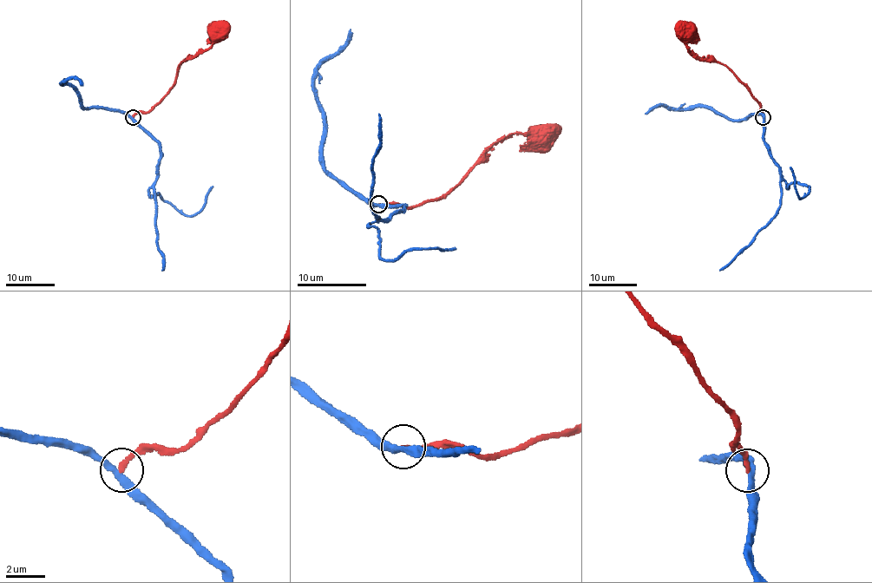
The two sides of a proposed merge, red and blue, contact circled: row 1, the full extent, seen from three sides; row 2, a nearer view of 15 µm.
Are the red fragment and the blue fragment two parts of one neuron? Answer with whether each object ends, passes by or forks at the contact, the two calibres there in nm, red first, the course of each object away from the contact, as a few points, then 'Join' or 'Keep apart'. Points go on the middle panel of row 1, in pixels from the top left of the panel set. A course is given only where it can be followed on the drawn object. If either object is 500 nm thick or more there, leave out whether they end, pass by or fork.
At the ring red ends. At the ring blue passes by. Thickness 240 nm (red) against 320 nm. Course of red: (378, 204), (402, 204), (408, 207), (434, 201), (453, 188), (490, 147), (513, 134), (530, 131), (539, 137). Course of blue: (378, 206), (403, 206), (387, 220), (372, 212), (369, 201), (371, 160), (379, 141), (380, 114). Keep apart

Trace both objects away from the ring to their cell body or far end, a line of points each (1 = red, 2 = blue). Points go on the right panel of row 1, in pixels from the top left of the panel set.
1: (763, 117), (760, 107), (750, 91), (723, 64), (702, 59), (688, 50), (684, 28), (686, 32)
2: (763, 117), (763, 138), (770, 158), (779, 167), (781, 206), (775, 218), (756, 235), (750, 245), (719, 270)

